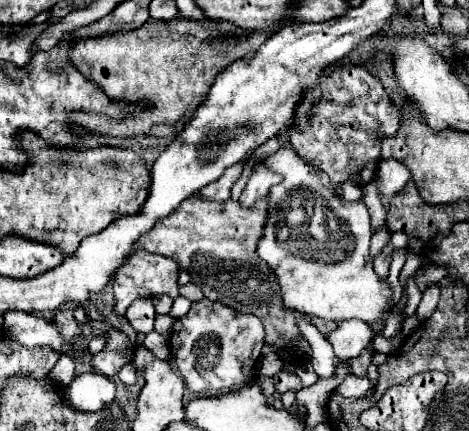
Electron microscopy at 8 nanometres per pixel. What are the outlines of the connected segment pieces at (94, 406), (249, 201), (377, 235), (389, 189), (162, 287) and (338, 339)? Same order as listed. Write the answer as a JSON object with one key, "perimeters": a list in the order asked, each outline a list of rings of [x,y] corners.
{"perimeters":[[[[86,372],[76,376],[64,390],[60,390],[60,396],[64,396],[64,404],[76,408],[78,412],[98,412],[100,408],[112,404],[116,386],[102,374]]],[[[258,168],[250,174],[250,180],[246,184],[246,188],[242,190],[242,196],[240,196],[240,204],[244,206],[252,206],[256,204],[260,198],[264,198],[270,190],[270,186],[278,184],[280,182],[280,176],[272,174],[268,168]]],[[[382,228],[373,233],[370,245],[370,255],[372,257],[380,254],[382,248],[390,241],[391,232],[387,228]]],[[[382,160],[378,164],[378,174],[376,174],[376,184],[380,194],[396,194],[404,188],[404,184],[410,180],[410,172],[404,164],[398,160]]],[[[148,250],[132,252],[114,276],[114,314],[122,316],[136,298],[152,298],[154,294],[168,294],[170,298],[176,298],[180,288],[178,272],[178,264],[168,256],[150,254]]],[[[344,320],[326,340],[332,344],[334,354],[340,362],[360,356],[360,352],[374,338],[374,332],[362,320]]]]}

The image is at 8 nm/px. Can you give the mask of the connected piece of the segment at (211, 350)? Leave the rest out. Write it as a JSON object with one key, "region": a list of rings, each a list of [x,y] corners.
{"region":[[[194,302],[190,312],[174,322],[172,356],[190,392],[230,392],[256,378],[256,364],[264,346],[264,326],[252,314],[240,314],[220,302]]]}

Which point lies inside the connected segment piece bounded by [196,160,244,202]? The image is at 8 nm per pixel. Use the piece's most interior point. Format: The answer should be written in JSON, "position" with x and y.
{"position":[220,190]}

